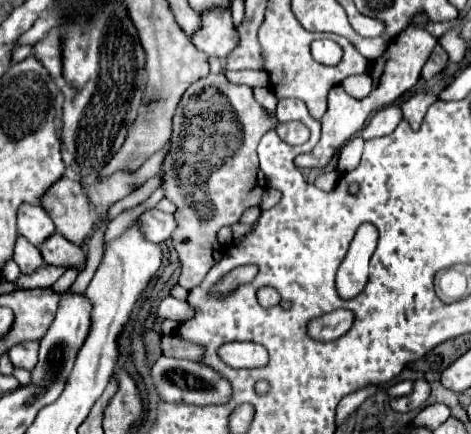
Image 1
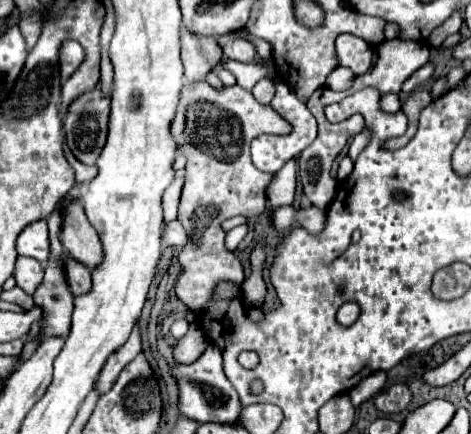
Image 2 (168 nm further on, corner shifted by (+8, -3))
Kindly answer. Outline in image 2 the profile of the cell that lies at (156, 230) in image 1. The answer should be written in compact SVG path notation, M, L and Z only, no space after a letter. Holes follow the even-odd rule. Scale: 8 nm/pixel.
M173 220L169 226L167 226L167 230L163 232L163 242L167 244L167 246L179 246L179 248L183 248L187 242L189 242L189 234L185 232L185 228L181 226L181 222L179 220Z

